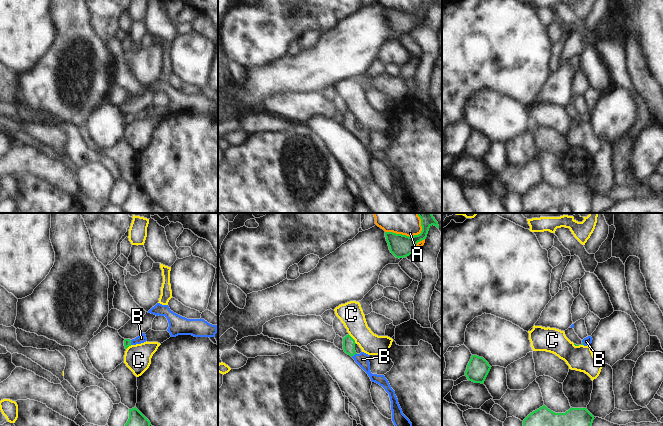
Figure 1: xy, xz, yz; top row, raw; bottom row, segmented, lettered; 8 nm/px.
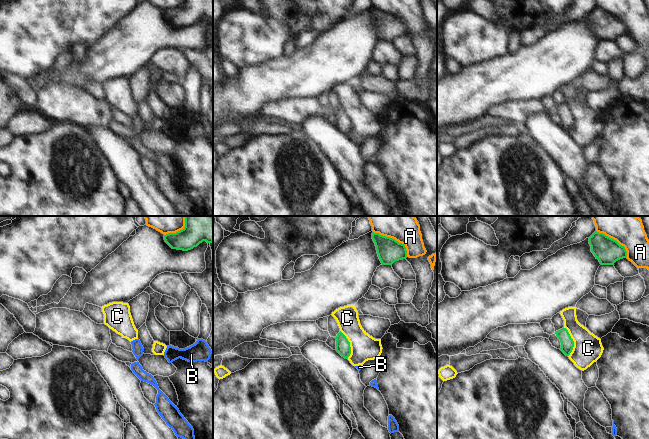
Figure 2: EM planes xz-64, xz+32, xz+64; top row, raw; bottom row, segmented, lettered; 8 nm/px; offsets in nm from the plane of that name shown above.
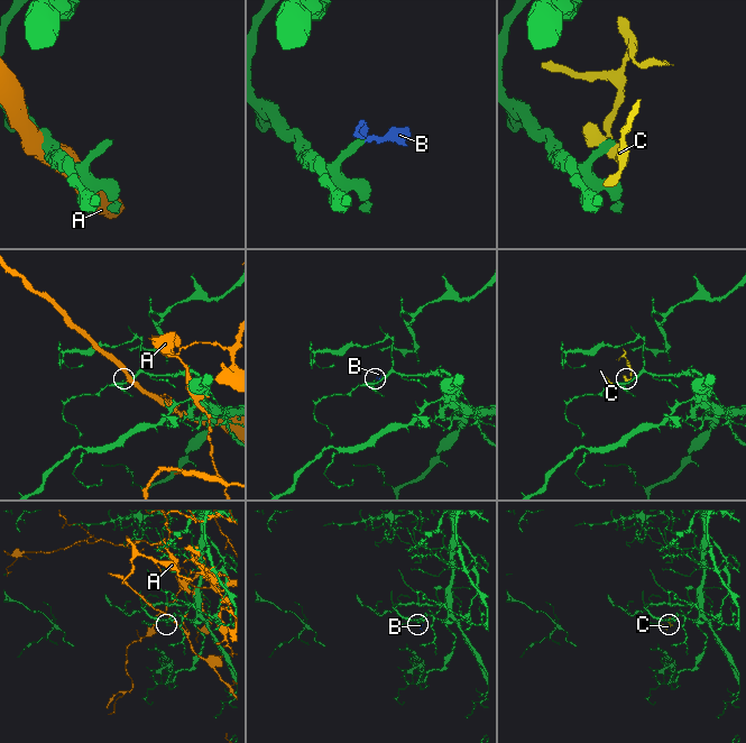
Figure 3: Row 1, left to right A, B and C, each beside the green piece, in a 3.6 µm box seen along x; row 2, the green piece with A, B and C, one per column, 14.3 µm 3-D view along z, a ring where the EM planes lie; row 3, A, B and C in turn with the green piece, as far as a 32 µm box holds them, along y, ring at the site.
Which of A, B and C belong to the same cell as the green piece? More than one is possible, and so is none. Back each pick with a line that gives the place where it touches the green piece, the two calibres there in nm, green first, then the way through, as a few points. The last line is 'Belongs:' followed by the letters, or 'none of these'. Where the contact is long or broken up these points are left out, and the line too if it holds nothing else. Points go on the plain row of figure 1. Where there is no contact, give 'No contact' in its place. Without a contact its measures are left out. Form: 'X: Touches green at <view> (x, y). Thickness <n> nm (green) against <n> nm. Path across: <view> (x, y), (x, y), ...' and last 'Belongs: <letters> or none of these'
B: Touches green at xz (353, 131). Thickness 100 nm (green) against 110 nm. Path across: xz (349, 119), (349, 125), (353, 131), (362, 135)
Belongs: B.

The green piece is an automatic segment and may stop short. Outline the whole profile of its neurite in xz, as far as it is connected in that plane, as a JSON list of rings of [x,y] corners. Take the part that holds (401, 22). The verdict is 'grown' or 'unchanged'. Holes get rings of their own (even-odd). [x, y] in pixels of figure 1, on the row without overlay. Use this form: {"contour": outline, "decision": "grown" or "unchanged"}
{"contour": [[[421,0],[421,9],[412,13],[393,8],[385,8],[390,28],[399,35],[409,32],[416,26],[417,19],[426,15],[429,4],[432,1],[439,5],[438,0]]], "decision": "unchanged"}

